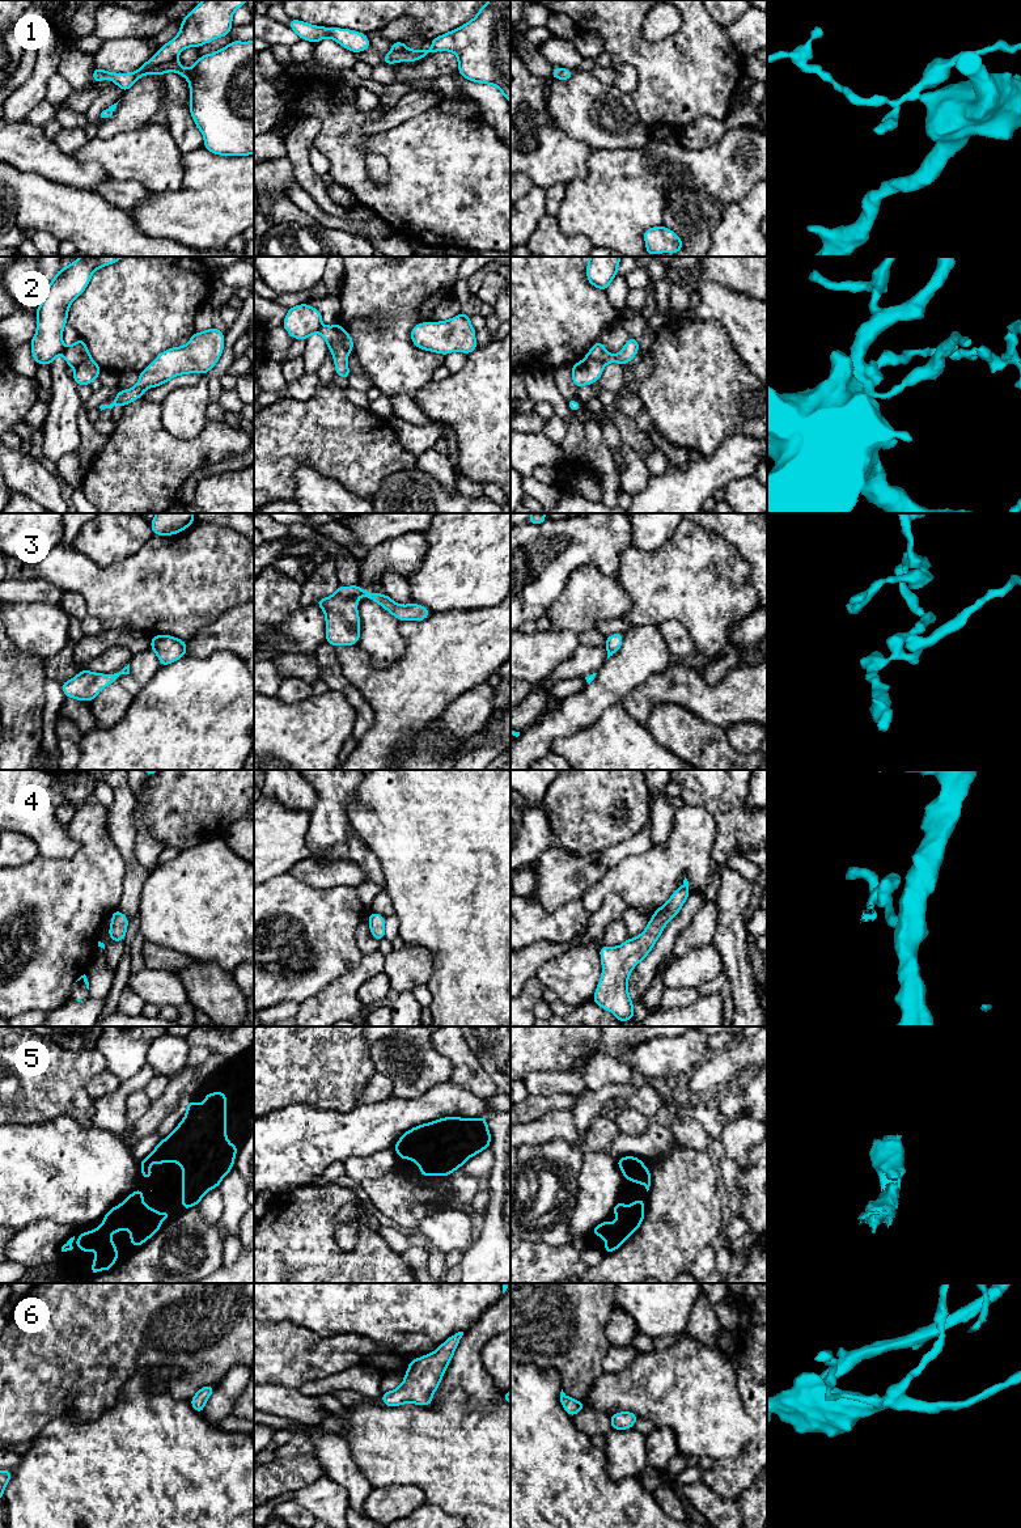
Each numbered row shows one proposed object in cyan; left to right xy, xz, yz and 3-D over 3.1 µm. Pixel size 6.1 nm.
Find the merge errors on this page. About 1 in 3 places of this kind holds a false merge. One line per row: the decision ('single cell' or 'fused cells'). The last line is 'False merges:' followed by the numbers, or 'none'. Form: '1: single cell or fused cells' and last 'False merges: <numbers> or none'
1: single cell
2: fused cells
3: single cell
4: single cell
5: single cell
6: single cell
False merges: 2

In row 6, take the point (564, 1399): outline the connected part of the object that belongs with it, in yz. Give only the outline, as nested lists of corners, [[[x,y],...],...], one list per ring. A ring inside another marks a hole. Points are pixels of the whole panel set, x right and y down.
[[[563,1389],[560,1392],[560,1402],[564,1410],[571,1415],[575,1417],[579,1411],[584,1410],[584,1404],[580,1400],[572,1400],[568,1397]]]

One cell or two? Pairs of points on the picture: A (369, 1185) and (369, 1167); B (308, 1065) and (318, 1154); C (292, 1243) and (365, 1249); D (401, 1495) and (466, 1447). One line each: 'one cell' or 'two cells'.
A: two cells
B: two cells
C: one cell
D: two cells

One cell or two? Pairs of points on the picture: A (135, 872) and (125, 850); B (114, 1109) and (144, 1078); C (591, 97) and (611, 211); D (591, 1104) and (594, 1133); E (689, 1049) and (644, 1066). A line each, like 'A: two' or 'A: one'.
A: one
B: one
C: two
D: two
E: one

